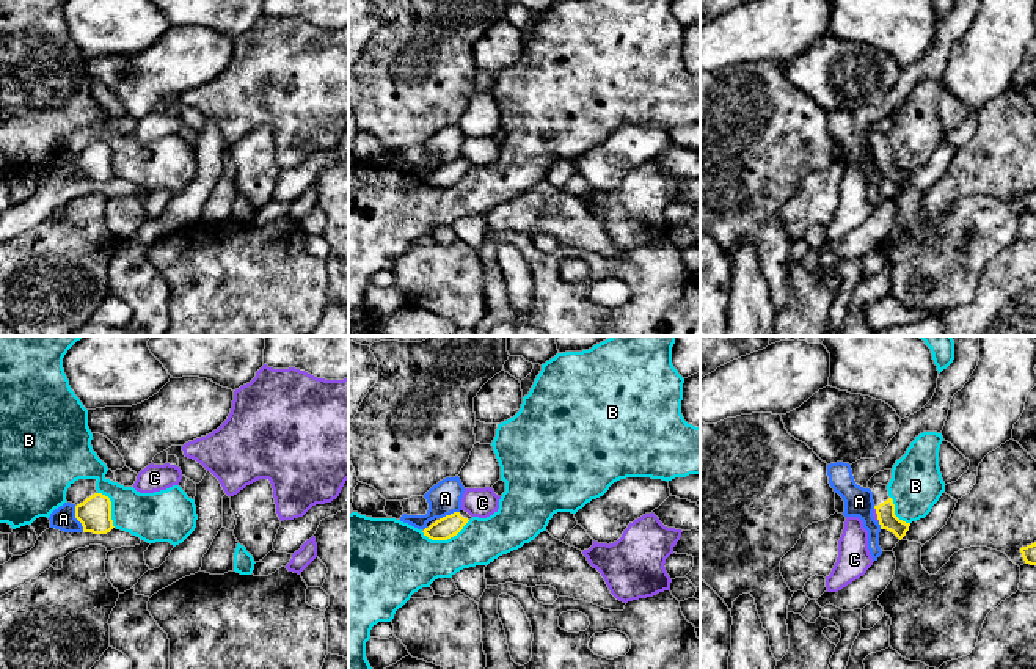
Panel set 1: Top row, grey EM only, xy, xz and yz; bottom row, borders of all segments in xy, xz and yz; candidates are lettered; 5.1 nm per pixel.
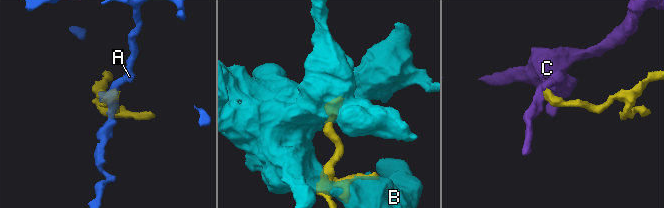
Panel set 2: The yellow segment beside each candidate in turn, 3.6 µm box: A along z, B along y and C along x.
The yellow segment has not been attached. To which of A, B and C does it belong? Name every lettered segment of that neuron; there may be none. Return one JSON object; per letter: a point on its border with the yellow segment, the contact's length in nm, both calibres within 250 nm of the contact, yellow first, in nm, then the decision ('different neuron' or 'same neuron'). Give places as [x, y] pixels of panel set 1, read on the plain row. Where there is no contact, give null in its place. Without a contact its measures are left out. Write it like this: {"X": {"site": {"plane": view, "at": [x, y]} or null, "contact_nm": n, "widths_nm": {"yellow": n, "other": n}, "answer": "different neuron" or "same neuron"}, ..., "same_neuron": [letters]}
{"A": {"site": {"plane": "xy", "at": [77, 167]}, "contact_nm": 140, "widths_nm": {"yellow": 170, "other": 120}, "answer": "different neuron"}, "B": {"site": {"plane": "xz", "at": [445, 187]}, "contact_nm": 260, "widths_nm": {"yellow": 120, "other": 360}, "answer": "different neuron"}, "C": {"site": {"plane": "yz", "at": [876, 160]}, "contact_nm": 80, "widths_nm": {"yellow": 100, "other": 20}, "answer": "different neuron"}, "same_neuron": []}

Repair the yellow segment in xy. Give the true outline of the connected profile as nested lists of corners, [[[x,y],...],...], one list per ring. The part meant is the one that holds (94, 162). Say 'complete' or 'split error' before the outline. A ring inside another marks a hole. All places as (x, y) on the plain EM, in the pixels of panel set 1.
complete; [[[94,141],[75,154],[75,166],[82,171],[83,181],[107,182],[113,174],[111,149],[102,141]]]

